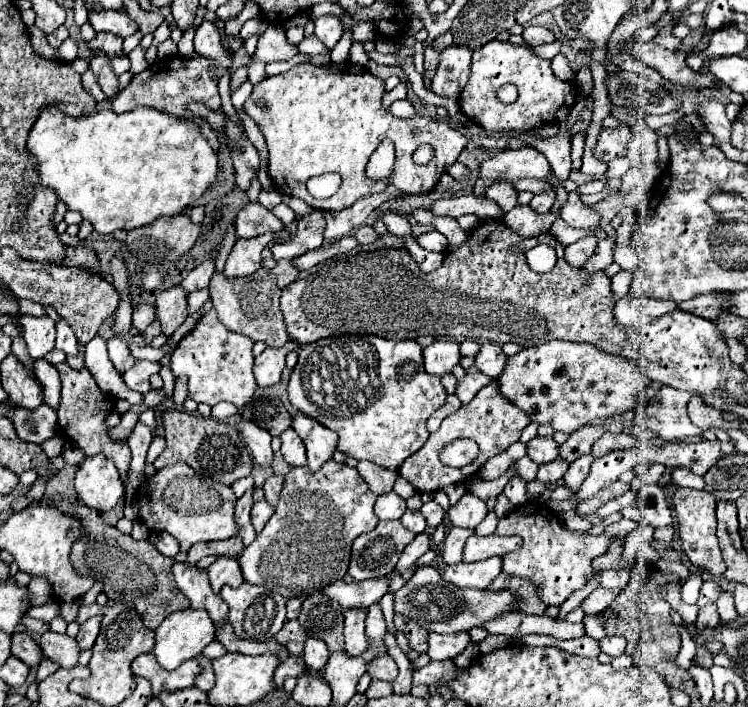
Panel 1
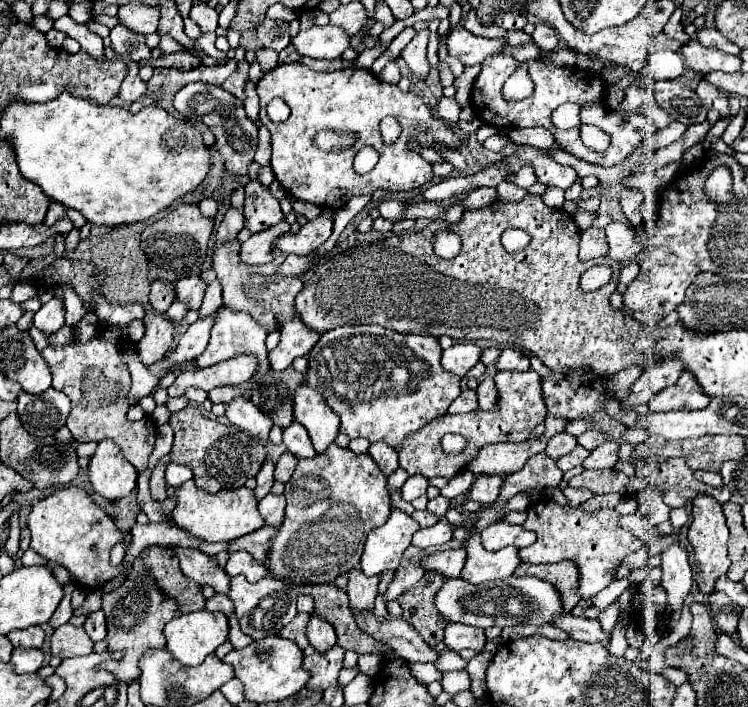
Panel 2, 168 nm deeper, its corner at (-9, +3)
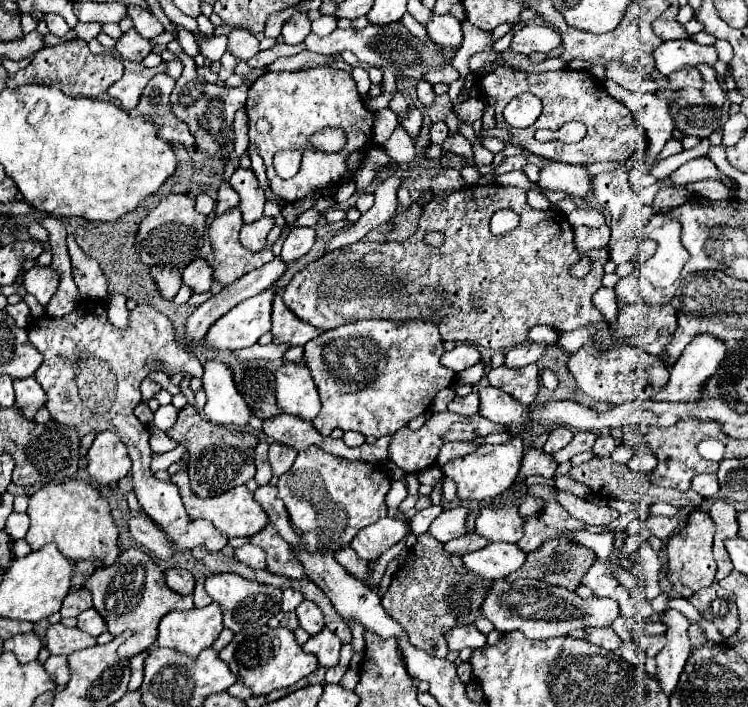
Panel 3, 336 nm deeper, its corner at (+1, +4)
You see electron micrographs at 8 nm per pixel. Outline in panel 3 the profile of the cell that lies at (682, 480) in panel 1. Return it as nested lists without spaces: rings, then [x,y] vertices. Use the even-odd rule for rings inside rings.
[[[698,474],[692,480],[692,490],[696,490],[704,498],[714,498],[718,492],[718,478],[716,474]]]

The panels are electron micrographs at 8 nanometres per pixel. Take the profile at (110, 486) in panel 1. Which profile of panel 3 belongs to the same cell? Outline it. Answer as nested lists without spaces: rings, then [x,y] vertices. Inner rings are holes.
[[[100,432],[88,450],[88,474],[98,484],[114,484],[130,470],[128,450],[114,432]]]

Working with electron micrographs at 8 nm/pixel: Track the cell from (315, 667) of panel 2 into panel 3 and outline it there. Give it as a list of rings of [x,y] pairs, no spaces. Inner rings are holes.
[[[324,628],[320,634],[314,634],[308,638],[308,642],[302,646],[304,652],[316,654],[320,666],[332,668],[338,664],[338,654],[340,654],[340,638],[332,634],[328,628]]]

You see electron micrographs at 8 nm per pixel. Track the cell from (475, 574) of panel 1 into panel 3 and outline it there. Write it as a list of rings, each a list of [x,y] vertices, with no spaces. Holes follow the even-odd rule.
[[[494,542],[486,548],[474,550],[472,554],[464,554],[464,566],[484,578],[490,580],[502,580],[508,574],[516,572],[524,564],[526,554],[516,546],[508,542]]]

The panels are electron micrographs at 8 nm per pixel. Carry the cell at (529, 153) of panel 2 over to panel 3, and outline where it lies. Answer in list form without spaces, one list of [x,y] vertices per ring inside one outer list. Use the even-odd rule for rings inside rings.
[[[550,162],[550,166],[540,170],[538,186],[566,192],[570,198],[586,198],[586,194],[592,190],[590,182],[592,180],[586,168],[562,162]]]

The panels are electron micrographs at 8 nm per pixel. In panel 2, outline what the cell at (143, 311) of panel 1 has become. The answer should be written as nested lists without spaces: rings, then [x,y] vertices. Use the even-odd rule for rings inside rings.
[[[154,281],[152,283],[152,291],[150,291],[150,305],[154,311],[158,313],[166,313],[168,307],[174,303],[174,285],[170,283],[162,283],[162,281]]]

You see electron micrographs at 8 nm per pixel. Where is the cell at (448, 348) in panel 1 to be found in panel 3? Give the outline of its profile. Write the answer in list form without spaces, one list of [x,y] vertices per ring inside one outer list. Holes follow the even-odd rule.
[[[458,344],[456,348],[452,348],[450,352],[444,352],[442,360],[440,360],[446,368],[454,370],[456,374],[478,364],[480,362],[480,352],[472,346],[472,344]]]

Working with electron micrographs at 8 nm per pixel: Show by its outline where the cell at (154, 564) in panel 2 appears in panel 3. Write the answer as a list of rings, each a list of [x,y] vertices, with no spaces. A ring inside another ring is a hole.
[[[182,568],[166,570],[166,582],[174,592],[180,592],[180,594],[192,594],[194,584],[196,584],[194,576],[188,570],[182,570]]]

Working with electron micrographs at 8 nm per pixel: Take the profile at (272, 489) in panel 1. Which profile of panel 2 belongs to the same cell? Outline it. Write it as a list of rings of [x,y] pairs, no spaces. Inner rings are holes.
[[[284,453],[284,455],[278,459],[278,463],[276,463],[274,479],[280,481],[280,483],[286,483],[286,481],[292,477],[292,473],[294,473],[296,463],[298,463],[298,457],[294,457],[292,453]]]

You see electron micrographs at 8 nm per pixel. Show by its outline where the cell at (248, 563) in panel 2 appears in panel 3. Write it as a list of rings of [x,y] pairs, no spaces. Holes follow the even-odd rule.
[[[244,544],[242,548],[236,550],[236,560],[250,564],[252,568],[266,568],[266,556],[260,546],[254,544]]]

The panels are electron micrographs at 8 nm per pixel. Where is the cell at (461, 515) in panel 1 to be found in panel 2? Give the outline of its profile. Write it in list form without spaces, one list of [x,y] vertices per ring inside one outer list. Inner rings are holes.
[[[480,475],[470,487],[470,499],[480,503],[482,507],[492,505],[500,493],[502,481],[504,481],[502,475]]]

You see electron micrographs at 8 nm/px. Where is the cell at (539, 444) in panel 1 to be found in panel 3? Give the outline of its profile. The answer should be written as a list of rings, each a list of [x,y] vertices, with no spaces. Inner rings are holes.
[[[554,428],[550,432],[550,436],[548,436],[548,440],[546,440],[546,444],[544,444],[542,450],[548,452],[548,454],[554,454],[560,448],[564,448],[572,438],[574,438],[574,432],[572,430],[568,430],[568,428]]]

